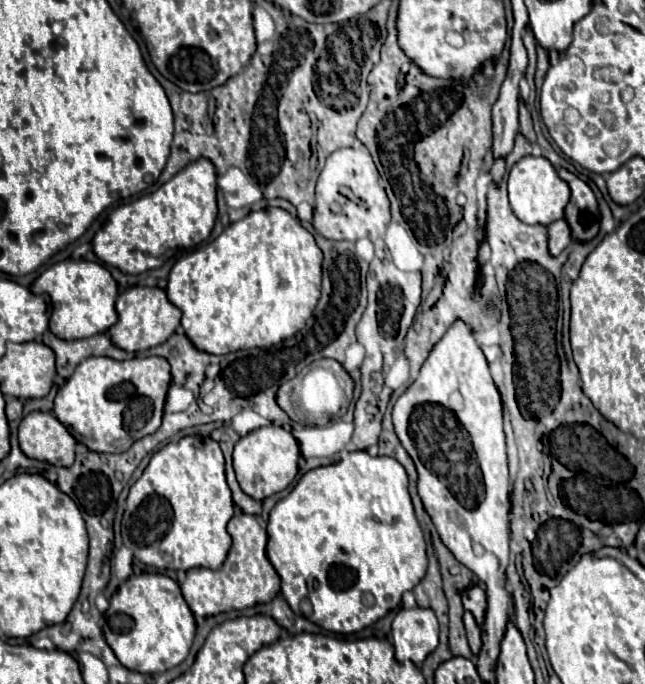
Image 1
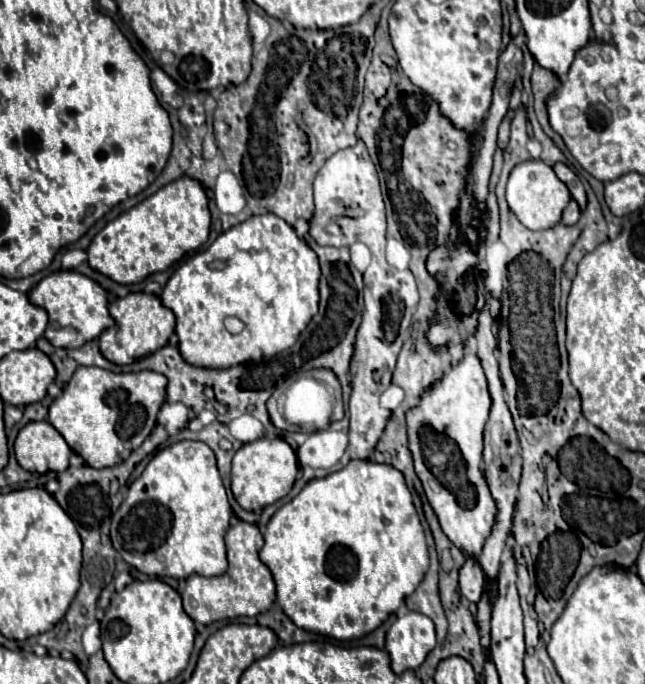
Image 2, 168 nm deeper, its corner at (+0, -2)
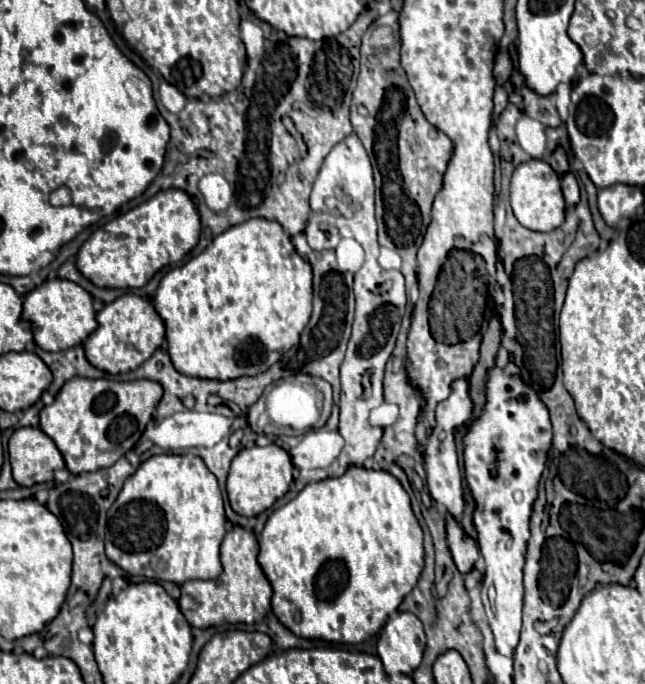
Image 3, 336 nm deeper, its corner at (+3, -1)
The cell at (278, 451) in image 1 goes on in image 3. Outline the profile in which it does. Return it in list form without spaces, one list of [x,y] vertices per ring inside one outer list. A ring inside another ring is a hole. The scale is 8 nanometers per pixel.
[[[270,443],[266,447],[258,447],[258,445],[244,447],[232,459],[232,467],[228,473],[226,489],[228,489],[230,505],[238,515],[244,515],[244,517],[258,515],[258,513],[270,509],[274,505],[274,501],[280,499],[288,491],[292,477],[294,477],[294,465],[290,461],[288,451],[284,451],[282,447],[278,447],[274,443]]]

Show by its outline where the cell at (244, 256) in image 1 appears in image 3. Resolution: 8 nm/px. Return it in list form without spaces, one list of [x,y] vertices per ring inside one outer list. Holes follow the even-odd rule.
[[[248,219],[240,225],[234,225],[230,229],[226,229],[224,233],[220,233],[218,237],[212,239],[212,243],[196,257],[192,257],[188,263],[184,263],[182,267],[176,267],[172,271],[168,271],[156,291],[156,297],[152,299],[154,309],[158,311],[158,315],[164,319],[166,323],[166,341],[168,341],[168,353],[170,359],[174,363],[174,367],[190,377],[200,377],[200,379],[220,379],[220,381],[228,381],[228,379],[236,379],[236,377],[244,377],[244,375],[256,375],[266,371],[270,365],[274,365],[282,353],[286,353],[290,347],[294,347],[300,339],[302,329],[306,327],[310,315],[312,315],[312,267],[310,263],[298,255],[298,251],[294,249],[290,237],[284,233],[282,225],[276,221],[268,221],[268,219]]]

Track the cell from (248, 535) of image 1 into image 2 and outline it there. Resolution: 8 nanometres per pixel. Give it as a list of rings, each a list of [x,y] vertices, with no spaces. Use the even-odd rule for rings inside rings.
[[[237,522],[225,534],[229,570],[223,576],[205,578],[189,576],[185,590],[181,592],[183,608],[191,620],[199,624],[211,624],[217,620],[237,618],[237,616],[257,616],[267,612],[275,604],[275,582],[269,568],[259,560],[259,550],[263,546],[263,536],[257,526],[247,522]]]

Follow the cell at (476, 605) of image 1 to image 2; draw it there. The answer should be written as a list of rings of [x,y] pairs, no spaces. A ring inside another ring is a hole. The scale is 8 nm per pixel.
[[[467,558],[465,564],[461,566],[461,570],[459,570],[459,590],[467,600],[479,602],[481,592],[483,592],[483,572],[481,572],[481,566],[475,558]]]

